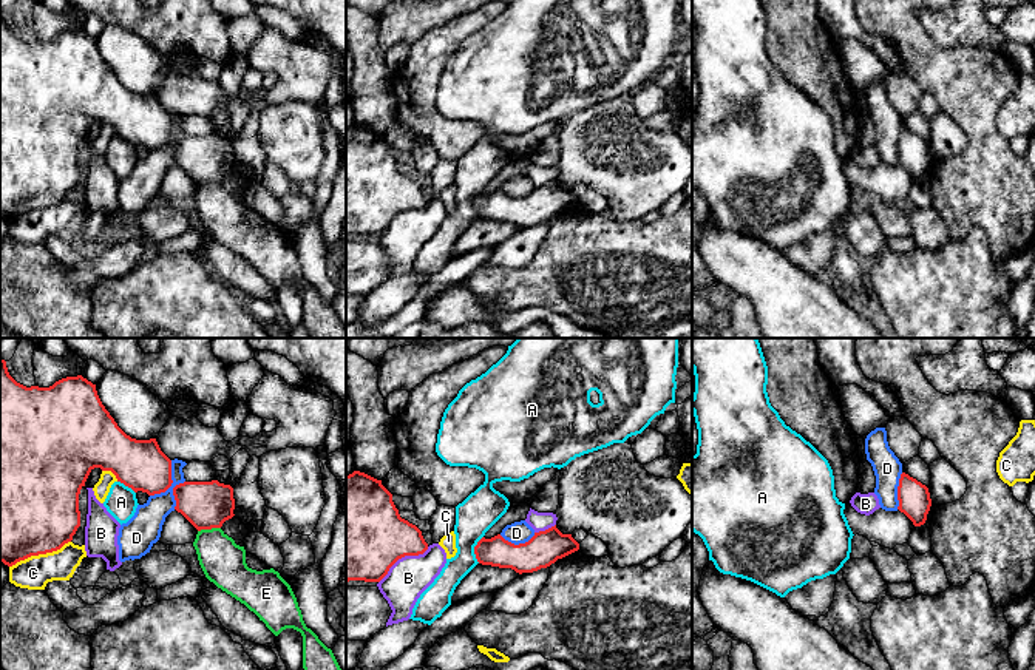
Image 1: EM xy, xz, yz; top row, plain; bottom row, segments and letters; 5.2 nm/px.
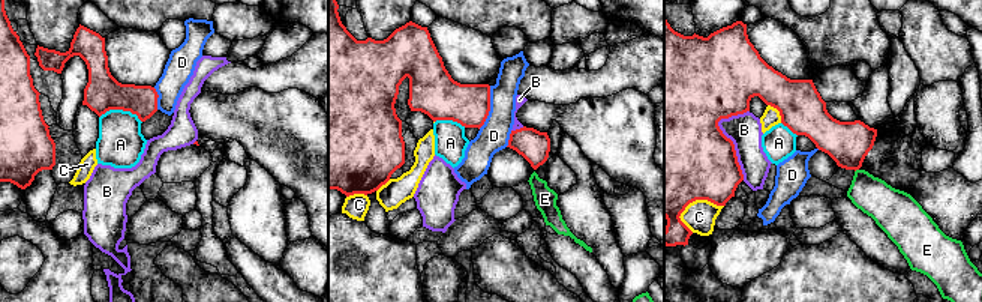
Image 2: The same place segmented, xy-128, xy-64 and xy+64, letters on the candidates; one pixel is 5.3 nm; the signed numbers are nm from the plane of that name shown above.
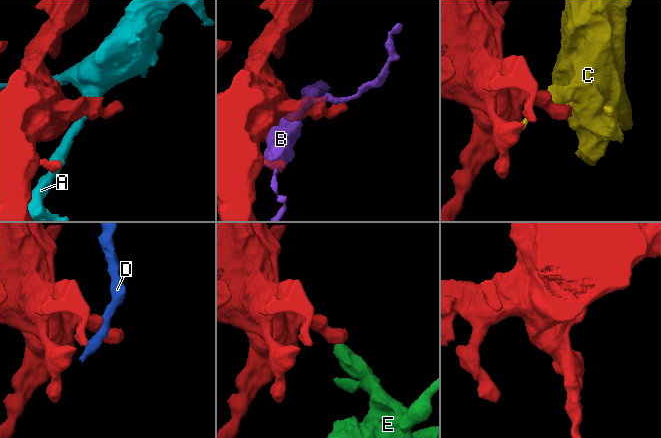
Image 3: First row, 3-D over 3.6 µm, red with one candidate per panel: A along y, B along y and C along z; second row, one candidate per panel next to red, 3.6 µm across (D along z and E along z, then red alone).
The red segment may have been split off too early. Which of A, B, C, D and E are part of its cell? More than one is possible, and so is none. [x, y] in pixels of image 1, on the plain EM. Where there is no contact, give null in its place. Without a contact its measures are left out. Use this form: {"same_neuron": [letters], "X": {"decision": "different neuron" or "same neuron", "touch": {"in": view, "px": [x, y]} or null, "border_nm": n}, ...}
{"same_neuron": [], "A": {"decision": "different neuron", "touch": {"in": "xz", "px": [475, 204]}, "border_nm": 150}, "B": {"decision": "different neuron", "touch": {"in": "xz", "px": [402, 210]}, "border_nm": 320}, "C": {"decision": "different neuron", "touch": {"in": "xy", "px": [39, 207]}, "border_nm": 340}, "D": {"decision": "different neuron", "touch": {"in": "xy", "px": [170, 139]}, "border_nm": 260}, "E": {"decision": "different neuron", "touch": {"in": "xy", "px": [209, 182]}, "border_nm": 120}}

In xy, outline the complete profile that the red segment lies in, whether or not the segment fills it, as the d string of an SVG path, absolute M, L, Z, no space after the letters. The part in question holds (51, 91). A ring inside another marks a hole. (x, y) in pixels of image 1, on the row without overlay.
M0 12L0 216L15 219L31 210L60 204L80 181L79 148L94 122L111 125L117 136L148 150L165 147L171 134L171 114L156 93L136 94L127 90L102 59L96 39L66 31L49 42L26 42L8 26Z

